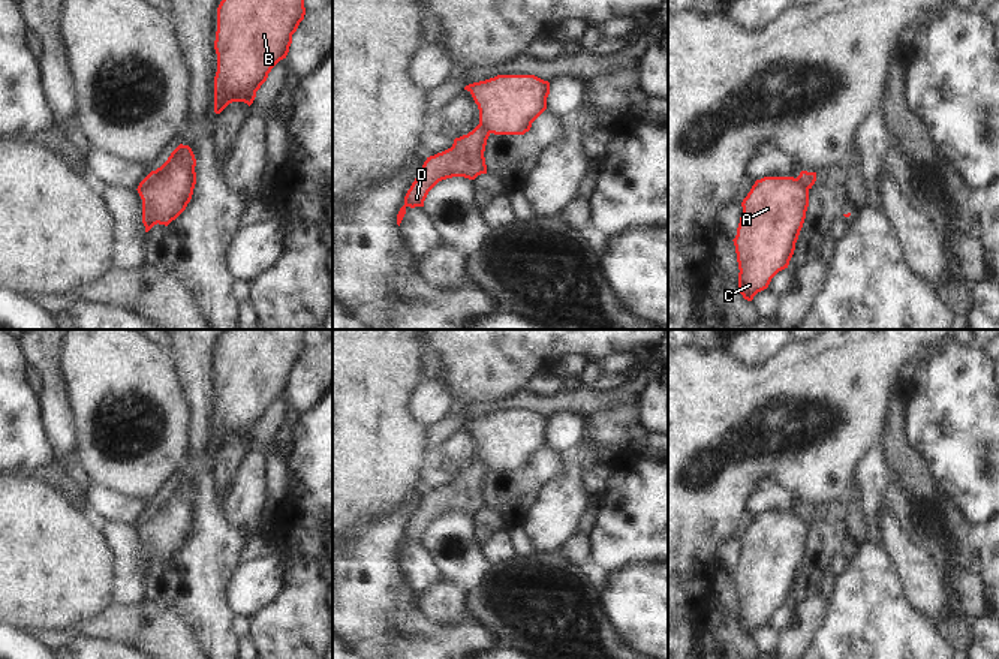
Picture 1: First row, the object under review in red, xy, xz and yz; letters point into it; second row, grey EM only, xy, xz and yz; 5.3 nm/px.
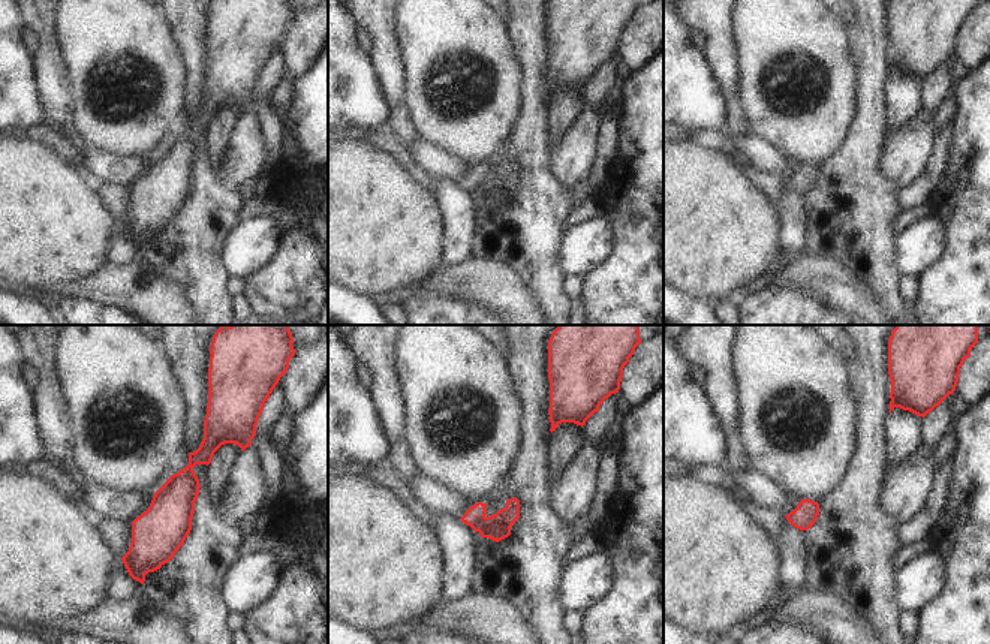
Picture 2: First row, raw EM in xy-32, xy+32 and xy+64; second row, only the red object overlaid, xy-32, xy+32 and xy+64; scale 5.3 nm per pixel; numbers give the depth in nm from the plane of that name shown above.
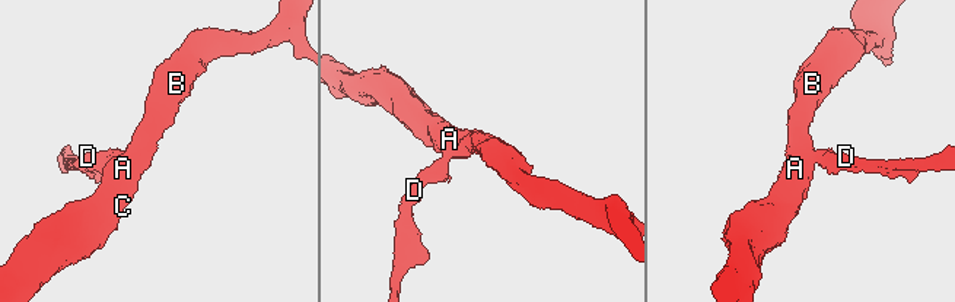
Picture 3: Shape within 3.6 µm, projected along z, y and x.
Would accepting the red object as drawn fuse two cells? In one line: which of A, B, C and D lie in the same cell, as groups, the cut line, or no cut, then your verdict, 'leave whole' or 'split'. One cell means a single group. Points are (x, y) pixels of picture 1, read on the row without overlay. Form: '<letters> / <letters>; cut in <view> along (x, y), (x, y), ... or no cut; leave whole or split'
A B C / D; cut in xy along (156, 506), (156, 514), (138, 527); split

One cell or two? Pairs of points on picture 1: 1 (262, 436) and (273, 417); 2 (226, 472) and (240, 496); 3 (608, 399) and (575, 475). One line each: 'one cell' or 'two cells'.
1: one cell
2: two cells
3: two cells

